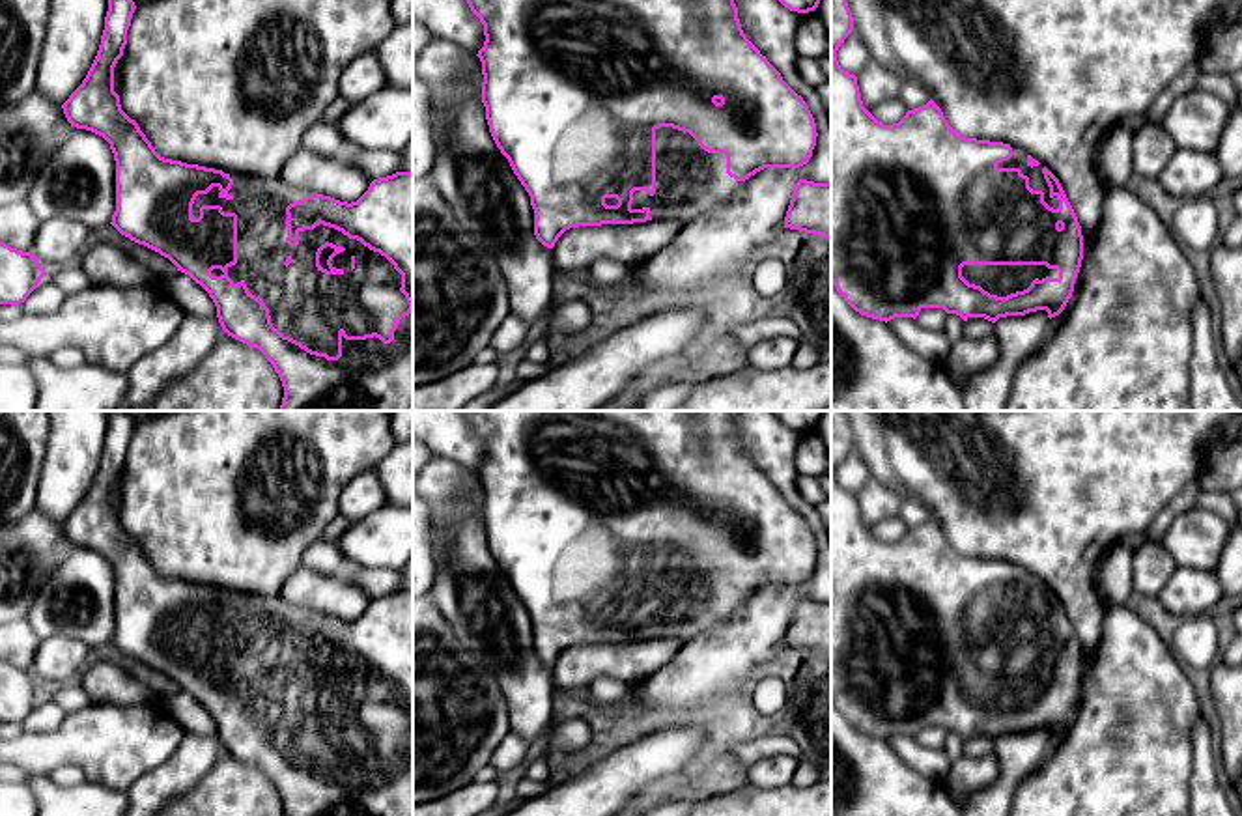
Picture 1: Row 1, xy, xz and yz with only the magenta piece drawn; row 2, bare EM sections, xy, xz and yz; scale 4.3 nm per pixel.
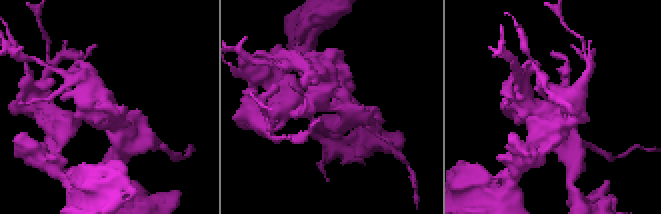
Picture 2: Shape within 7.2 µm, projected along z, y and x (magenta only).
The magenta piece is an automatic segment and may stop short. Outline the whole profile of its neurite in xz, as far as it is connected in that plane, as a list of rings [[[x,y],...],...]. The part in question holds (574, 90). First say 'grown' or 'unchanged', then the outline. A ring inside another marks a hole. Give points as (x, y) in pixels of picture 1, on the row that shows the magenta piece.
grown | [[[467,0],[484,24],[482,103],[489,133],[508,159],[514,174],[530,196],[534,235],[553,248],[558,237],[579,226],[633,224],[674,220],[689,224],[732,200],[745,179],[764,168],[799,168],[809,162],[816,146],[816,123],[803,101],[747,39],[734,0]]]

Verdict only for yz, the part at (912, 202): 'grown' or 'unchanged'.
grown

